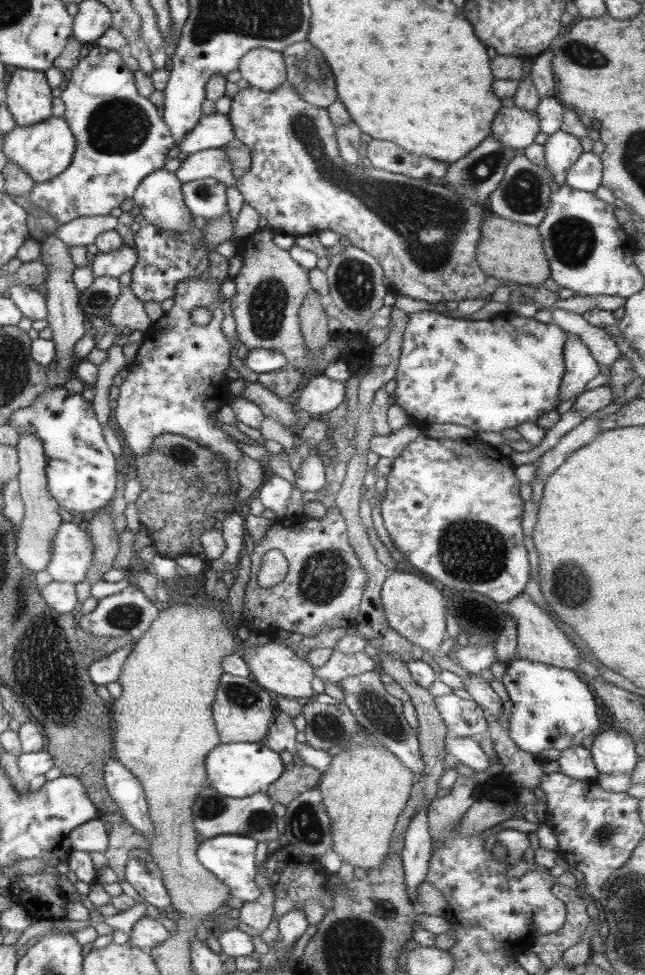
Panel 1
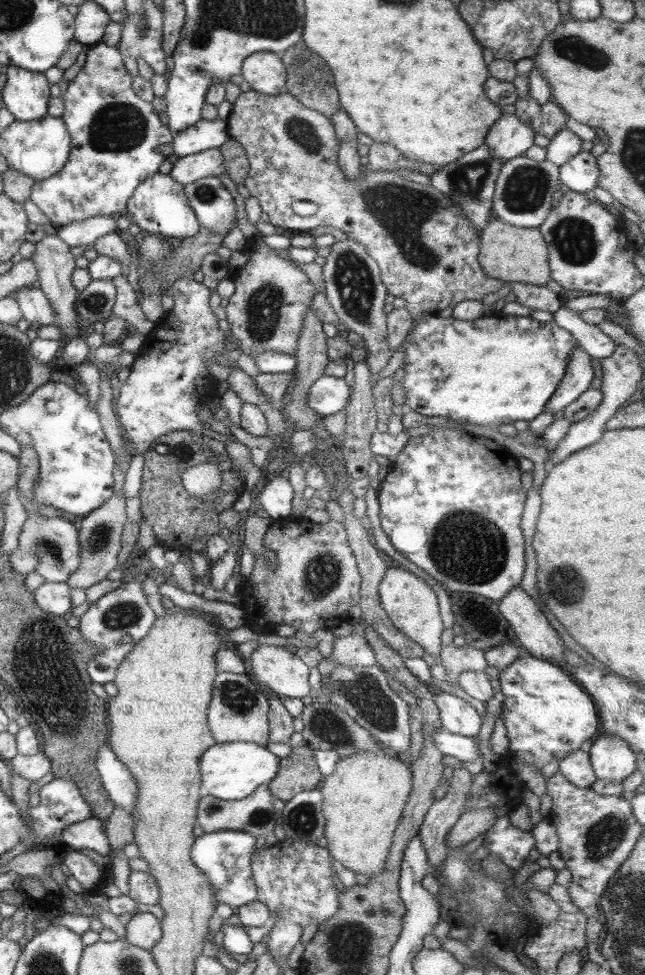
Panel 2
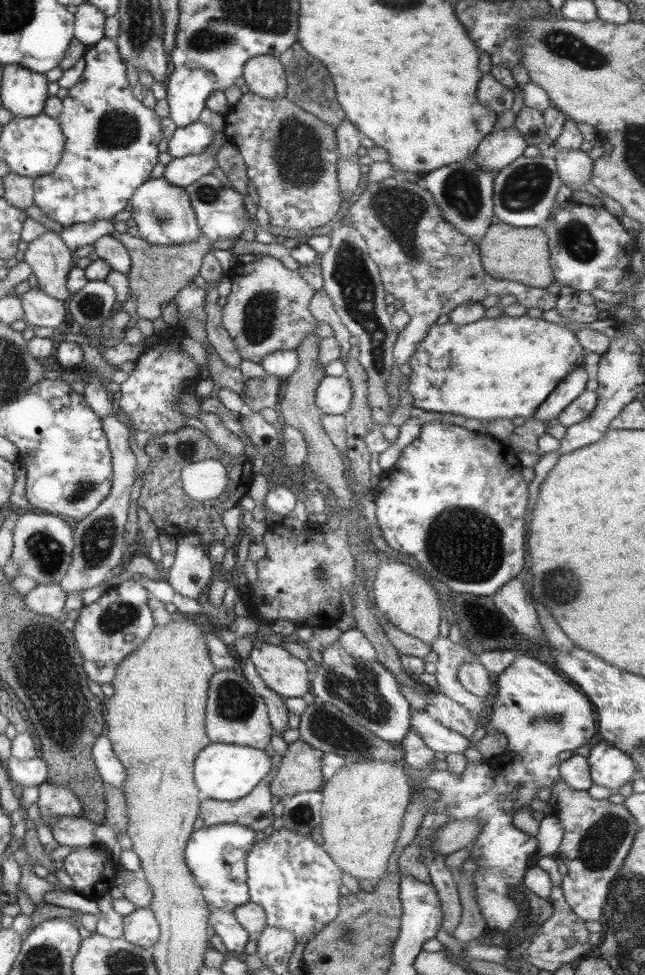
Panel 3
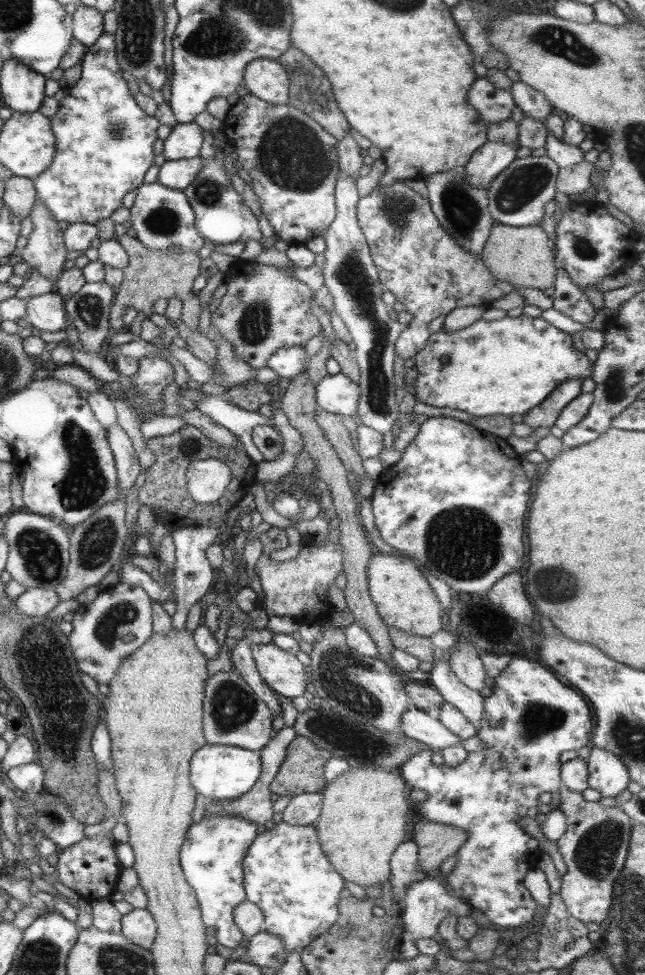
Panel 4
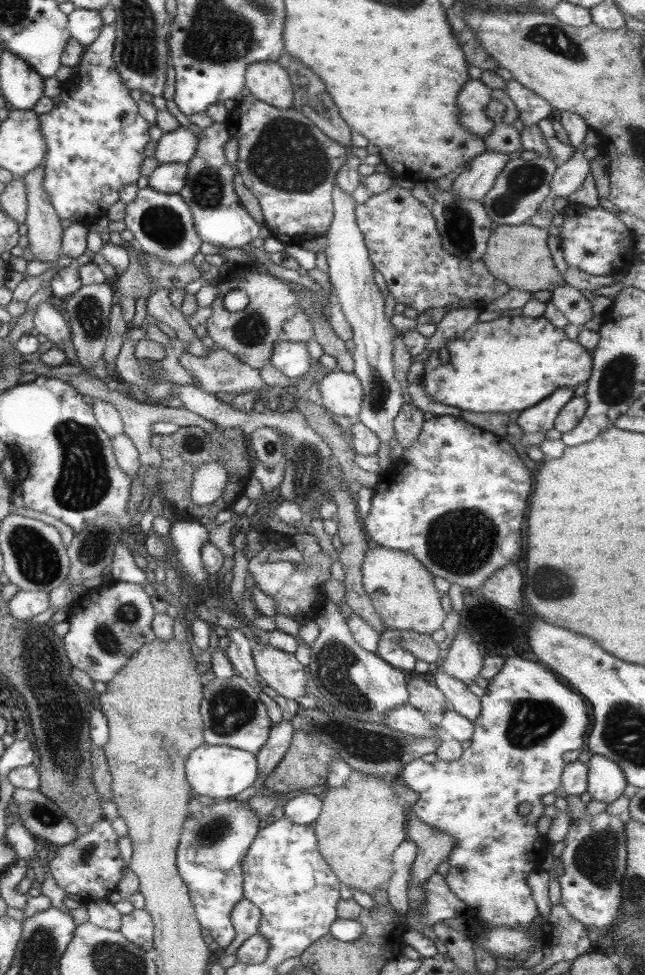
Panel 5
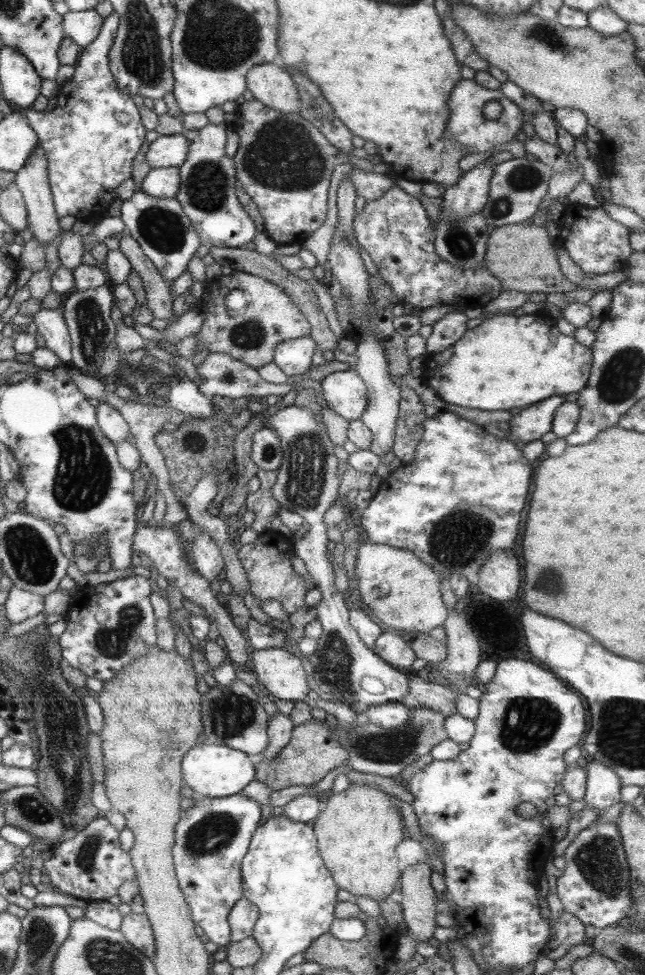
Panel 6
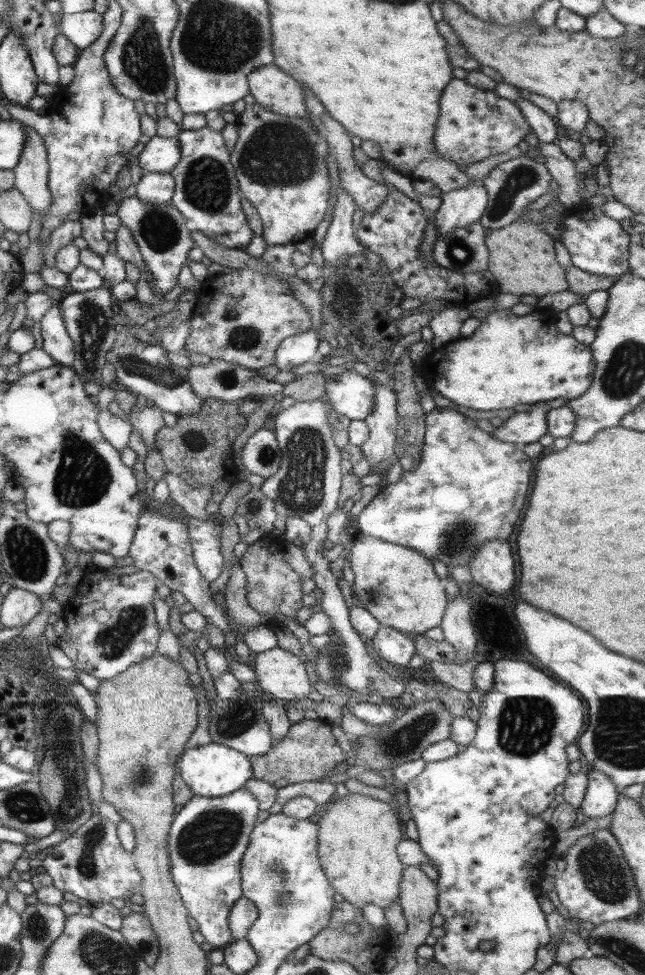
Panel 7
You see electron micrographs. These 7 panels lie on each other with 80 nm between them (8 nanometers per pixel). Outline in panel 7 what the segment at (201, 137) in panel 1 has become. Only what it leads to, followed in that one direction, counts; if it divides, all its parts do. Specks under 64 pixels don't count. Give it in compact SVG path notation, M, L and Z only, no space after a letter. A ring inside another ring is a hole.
M152 137L137 156L142 173L170 173L179 160L177 138Z

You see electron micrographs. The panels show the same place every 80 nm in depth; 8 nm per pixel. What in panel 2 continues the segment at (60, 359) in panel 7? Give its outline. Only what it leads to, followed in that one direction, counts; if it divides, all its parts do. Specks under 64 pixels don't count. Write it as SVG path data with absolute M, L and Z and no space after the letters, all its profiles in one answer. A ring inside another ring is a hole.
M18 288L15 300L22 312L22 319L26 320L28 324L33 324L33 322L39 326L54 324L55 311L41 289Z

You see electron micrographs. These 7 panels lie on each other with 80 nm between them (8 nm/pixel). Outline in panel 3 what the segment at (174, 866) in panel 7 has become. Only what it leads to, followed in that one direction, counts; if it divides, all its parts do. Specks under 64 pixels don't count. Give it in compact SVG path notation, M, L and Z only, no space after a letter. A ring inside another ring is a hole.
M217 823L192 830L187 839L183 858L194 883L207 905L208 924L230 952L243 952L249 935L237 924L234 908L249 902L246 885L245 859L256 841L254 830L237 823Z

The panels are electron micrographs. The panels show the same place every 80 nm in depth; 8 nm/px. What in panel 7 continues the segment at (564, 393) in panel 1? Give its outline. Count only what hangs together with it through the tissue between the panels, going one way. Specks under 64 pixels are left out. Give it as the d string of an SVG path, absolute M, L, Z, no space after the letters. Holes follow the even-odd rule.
M535 403L528 412L513 414L511 418L507 418L500 426L494 428L493 438L519 446L538 442L537 440L547 432L545 406L543 403Z

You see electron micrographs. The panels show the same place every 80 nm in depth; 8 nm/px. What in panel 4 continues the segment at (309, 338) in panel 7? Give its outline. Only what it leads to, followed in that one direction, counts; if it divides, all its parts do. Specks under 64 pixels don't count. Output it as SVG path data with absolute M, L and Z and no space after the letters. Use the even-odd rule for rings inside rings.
M284 346L267 359L266 366L281 378L291 379L306 370L308 358L303 347Z

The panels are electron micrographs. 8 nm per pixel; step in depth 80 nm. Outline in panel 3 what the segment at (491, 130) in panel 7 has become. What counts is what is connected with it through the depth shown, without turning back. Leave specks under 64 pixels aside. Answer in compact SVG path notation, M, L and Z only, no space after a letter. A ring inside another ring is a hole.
M489 73L483 75L477 82L477 90L475 90L477 102L496 116L510 110L513 96L515 96L513 89L501 86Z

